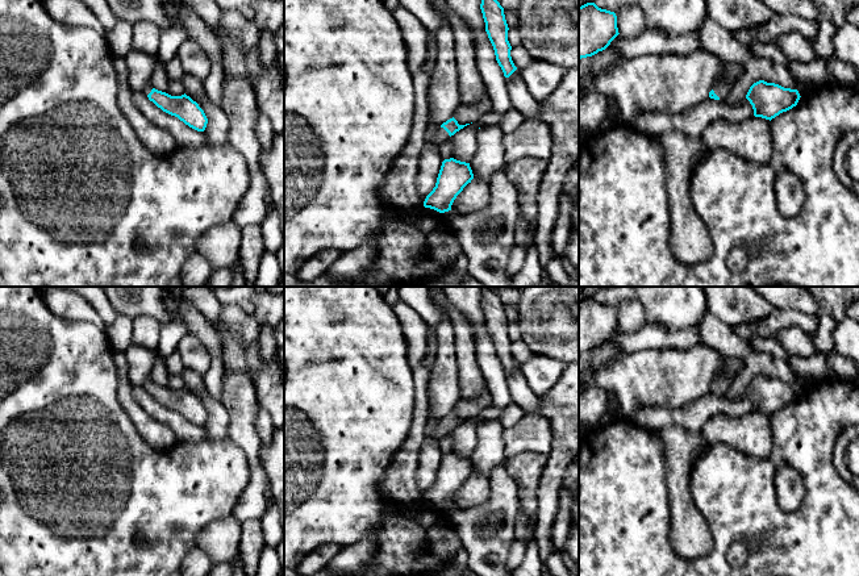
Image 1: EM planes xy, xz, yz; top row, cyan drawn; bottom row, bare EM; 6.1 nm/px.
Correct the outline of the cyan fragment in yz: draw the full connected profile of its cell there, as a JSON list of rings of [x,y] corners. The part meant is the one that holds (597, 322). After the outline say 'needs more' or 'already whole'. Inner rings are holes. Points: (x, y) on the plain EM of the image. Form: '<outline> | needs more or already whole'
[[[595,297],[579,301],[579,354],[605,345],[618,329],[614,306]]] | already whole

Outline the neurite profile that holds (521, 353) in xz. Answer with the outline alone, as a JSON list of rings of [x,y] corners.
[[[513,341],[510,351],[518,364],[528,362],[535,355],[522,341]]]

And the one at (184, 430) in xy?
[[[133,387],[132,393],[145,413],[174,431],[178,442],[201,442],[207,438],[204,426],[197,426],[178,412],[163,406],[143,387]]]

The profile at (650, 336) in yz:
[[[647,322],[634,333],[624,333],[618,329],[606,343],[618,346],[625,354],[634,354],[649,348],[683,350],[702,342],[696,327],[671,330]]]

